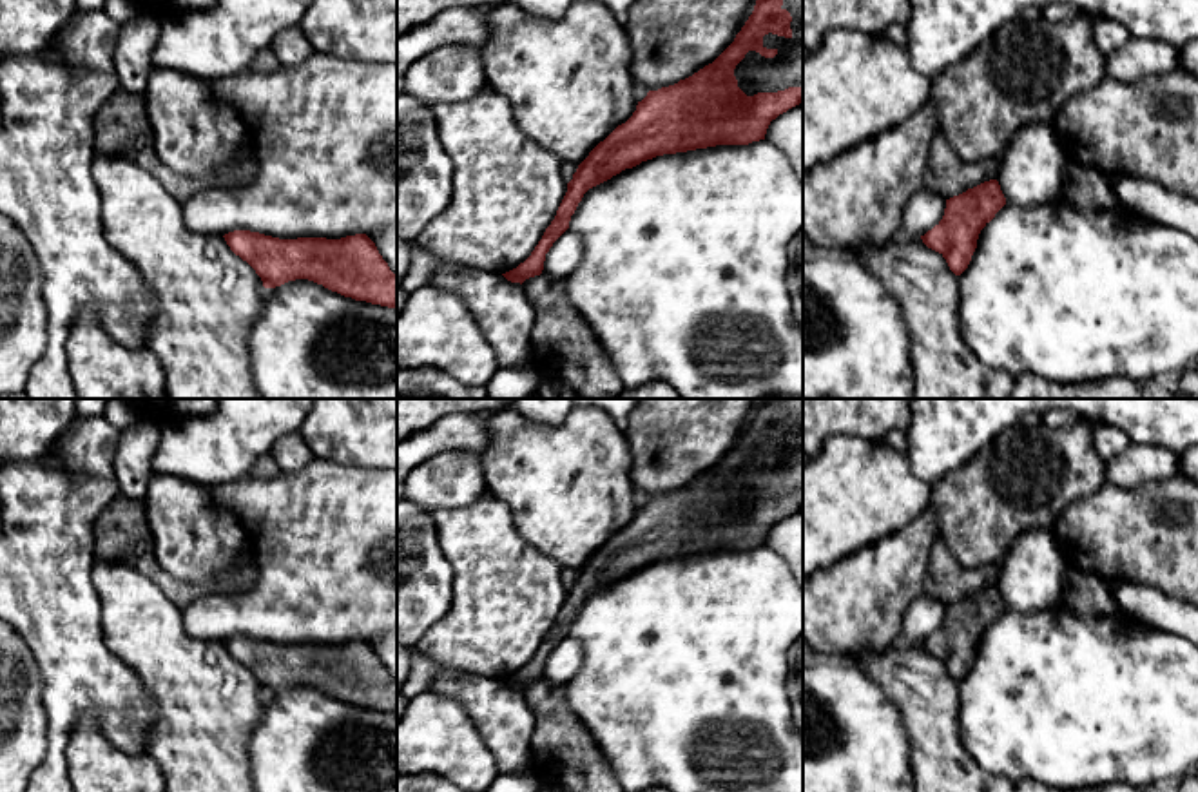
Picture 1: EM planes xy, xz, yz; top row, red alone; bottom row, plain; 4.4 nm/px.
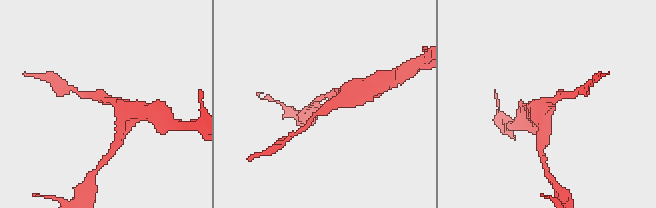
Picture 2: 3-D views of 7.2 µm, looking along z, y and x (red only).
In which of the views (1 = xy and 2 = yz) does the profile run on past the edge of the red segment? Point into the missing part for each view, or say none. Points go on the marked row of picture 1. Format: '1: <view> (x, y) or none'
1: none
2: none

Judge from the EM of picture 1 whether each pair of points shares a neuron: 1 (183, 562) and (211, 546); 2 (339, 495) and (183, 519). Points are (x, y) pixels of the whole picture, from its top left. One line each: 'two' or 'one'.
1: one
2: two

